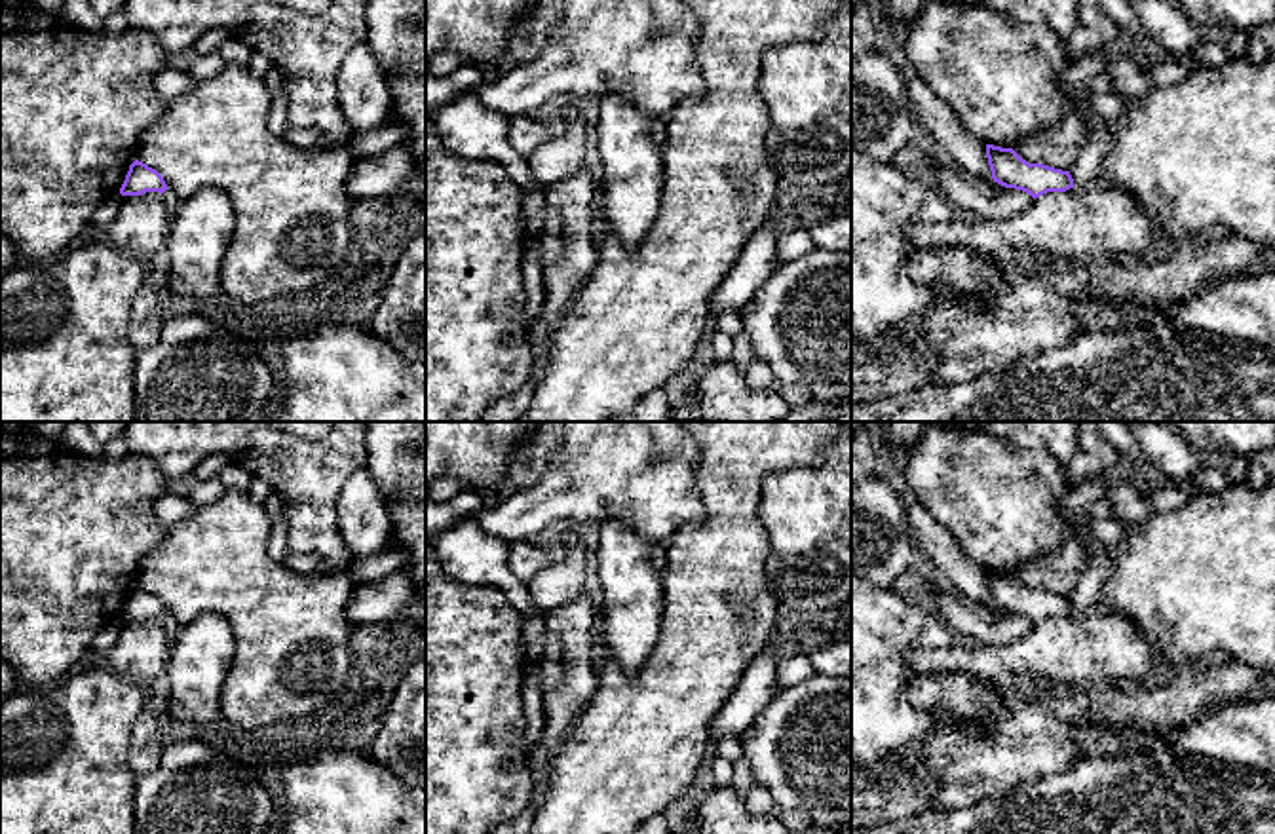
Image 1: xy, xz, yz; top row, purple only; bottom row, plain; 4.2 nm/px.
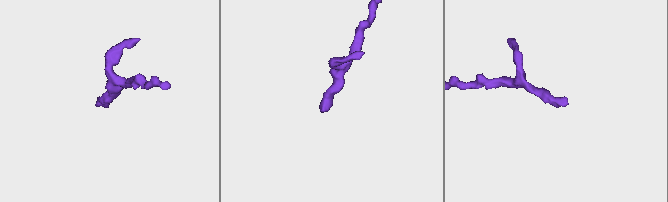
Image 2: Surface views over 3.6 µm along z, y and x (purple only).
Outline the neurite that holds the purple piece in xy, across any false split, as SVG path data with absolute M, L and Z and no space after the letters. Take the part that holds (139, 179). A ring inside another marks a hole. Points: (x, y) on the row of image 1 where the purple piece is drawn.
M135 160L129 165L129 171L125 175L122 188L120 188L120 194L122 196L141 196L141 194L146 194L146 192L163 194L165 190L169 190L169 188L167 188L163 177L156 169Z

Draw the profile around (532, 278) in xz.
M532 239L524 247L523 281L524 281L524 291L526 291L524 327L530 336L530 329L534 321L542 317L543 300L545 300L542 260L540 260L540 239Z

